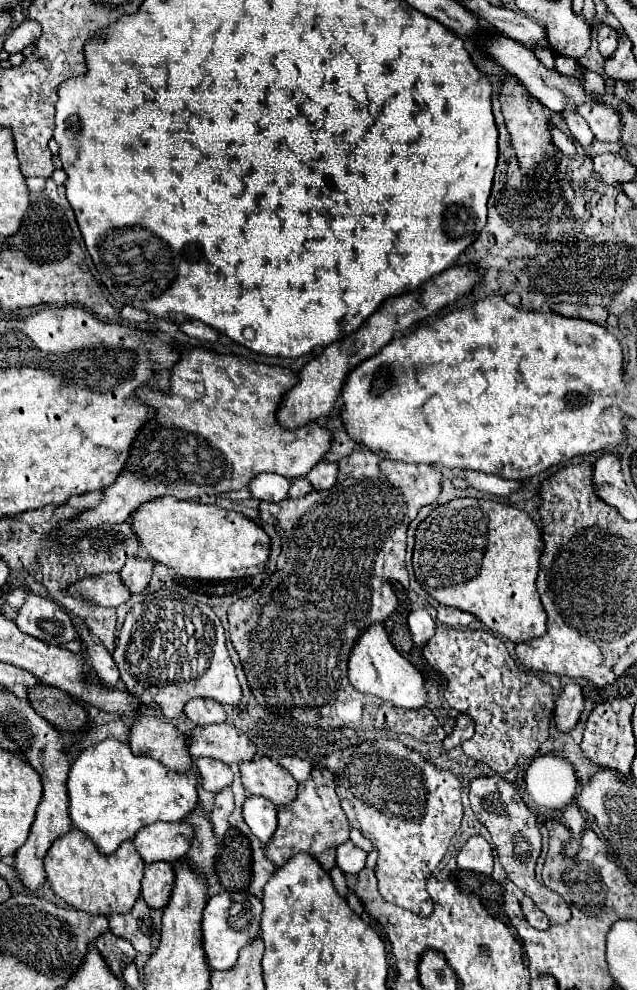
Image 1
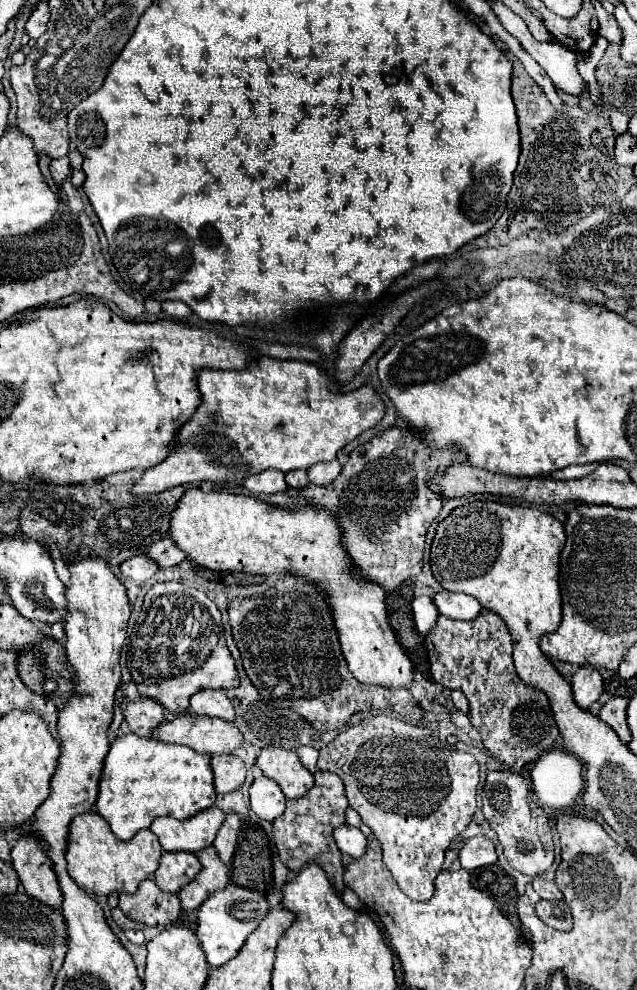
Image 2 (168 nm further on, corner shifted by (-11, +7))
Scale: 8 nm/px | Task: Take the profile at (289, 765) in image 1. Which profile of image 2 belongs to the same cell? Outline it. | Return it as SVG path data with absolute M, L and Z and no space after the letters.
M298 746L296 754L300 758L300 762L314 774L316 772L316 760L318 760L318 750L314 750L312 746Z

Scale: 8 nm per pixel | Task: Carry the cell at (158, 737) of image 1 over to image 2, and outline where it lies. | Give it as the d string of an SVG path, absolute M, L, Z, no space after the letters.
M148 698L122 704L122 712L130 730L142 738L152 738L152 730L166 720L164 708Z

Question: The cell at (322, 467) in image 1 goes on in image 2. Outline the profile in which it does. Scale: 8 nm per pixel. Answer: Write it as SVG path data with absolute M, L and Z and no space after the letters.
M338 460L318 462L318 464L314 464L314 466L308 468L308 480L310 480L312 484L322 484L322 486L326 486L326 484L330 484L330 482L340 474L340 470L342 470L342 466L340 466Z

